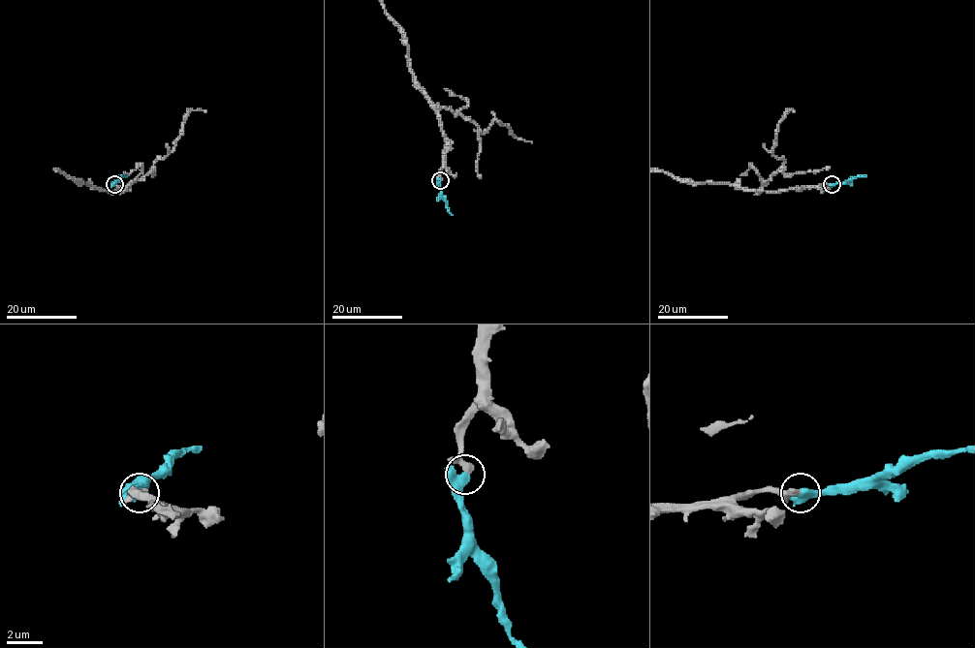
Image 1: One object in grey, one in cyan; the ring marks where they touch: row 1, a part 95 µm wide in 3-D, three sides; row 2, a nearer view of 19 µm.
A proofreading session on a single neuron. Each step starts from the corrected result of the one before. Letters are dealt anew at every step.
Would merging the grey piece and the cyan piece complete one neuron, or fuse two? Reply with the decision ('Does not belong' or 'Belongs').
Belongs

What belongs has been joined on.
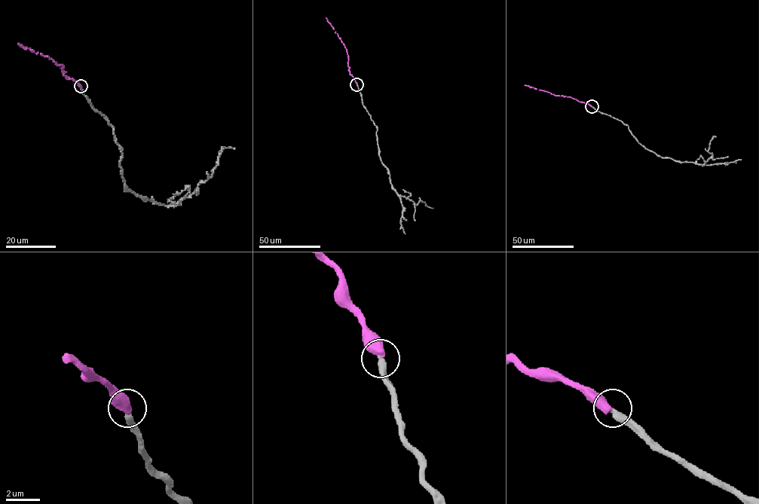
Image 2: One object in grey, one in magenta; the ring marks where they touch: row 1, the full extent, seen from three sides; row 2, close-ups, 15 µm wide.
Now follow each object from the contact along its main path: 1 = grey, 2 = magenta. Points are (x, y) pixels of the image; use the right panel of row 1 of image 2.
1: (592, 105), (625, 124), (647, 148), (675, 160), (703, 165), (711, 155), (708, 151), (710, 141), (716, 136)
2: (592, 105), (570, 97), (555, 96), (524, 85)

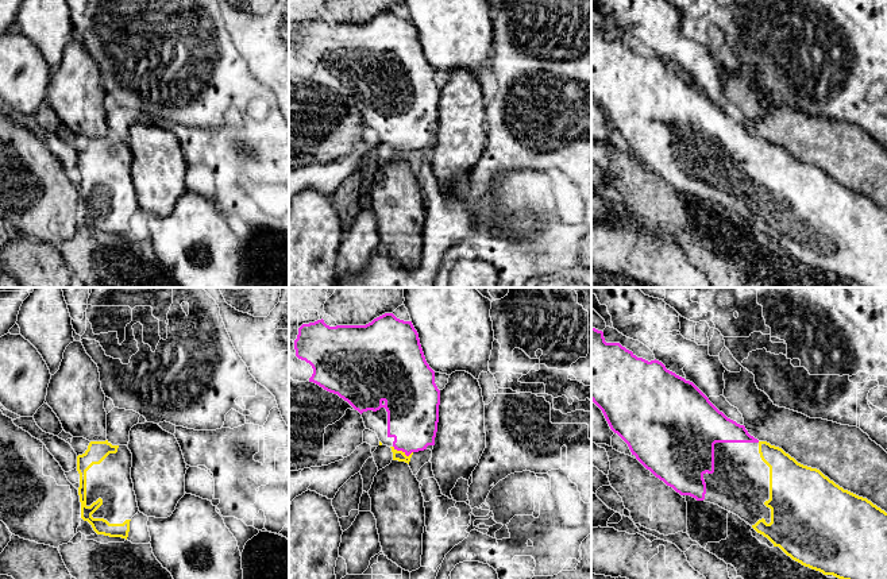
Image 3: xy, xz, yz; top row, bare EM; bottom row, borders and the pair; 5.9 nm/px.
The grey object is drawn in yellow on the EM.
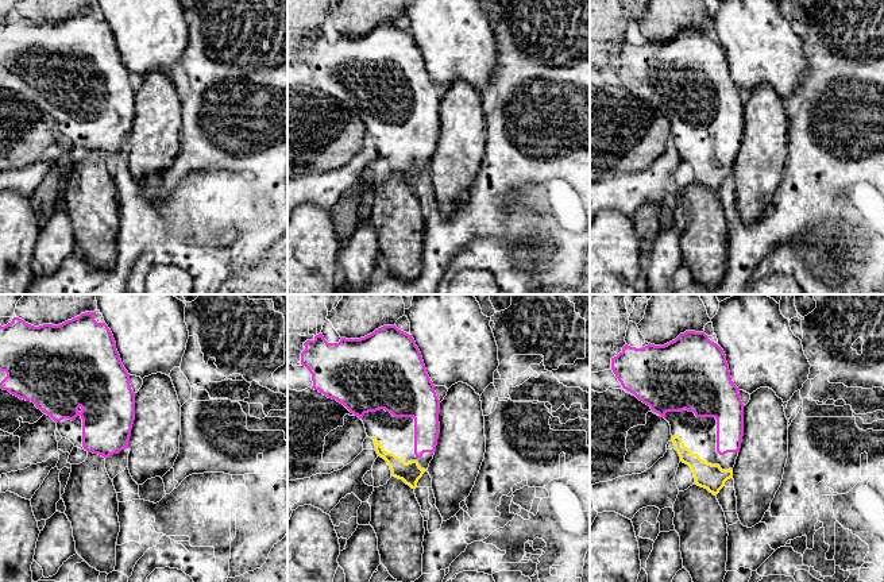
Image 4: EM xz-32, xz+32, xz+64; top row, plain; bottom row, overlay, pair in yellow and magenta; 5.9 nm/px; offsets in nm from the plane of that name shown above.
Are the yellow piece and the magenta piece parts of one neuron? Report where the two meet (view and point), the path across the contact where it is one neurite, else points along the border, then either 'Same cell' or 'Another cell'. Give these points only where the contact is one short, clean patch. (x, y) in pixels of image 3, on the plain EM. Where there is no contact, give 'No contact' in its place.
Touches yellow at xz (401, 149). Path across: xz (397, 153), (401, 149), (412, 131), (412, 108). Same cell

